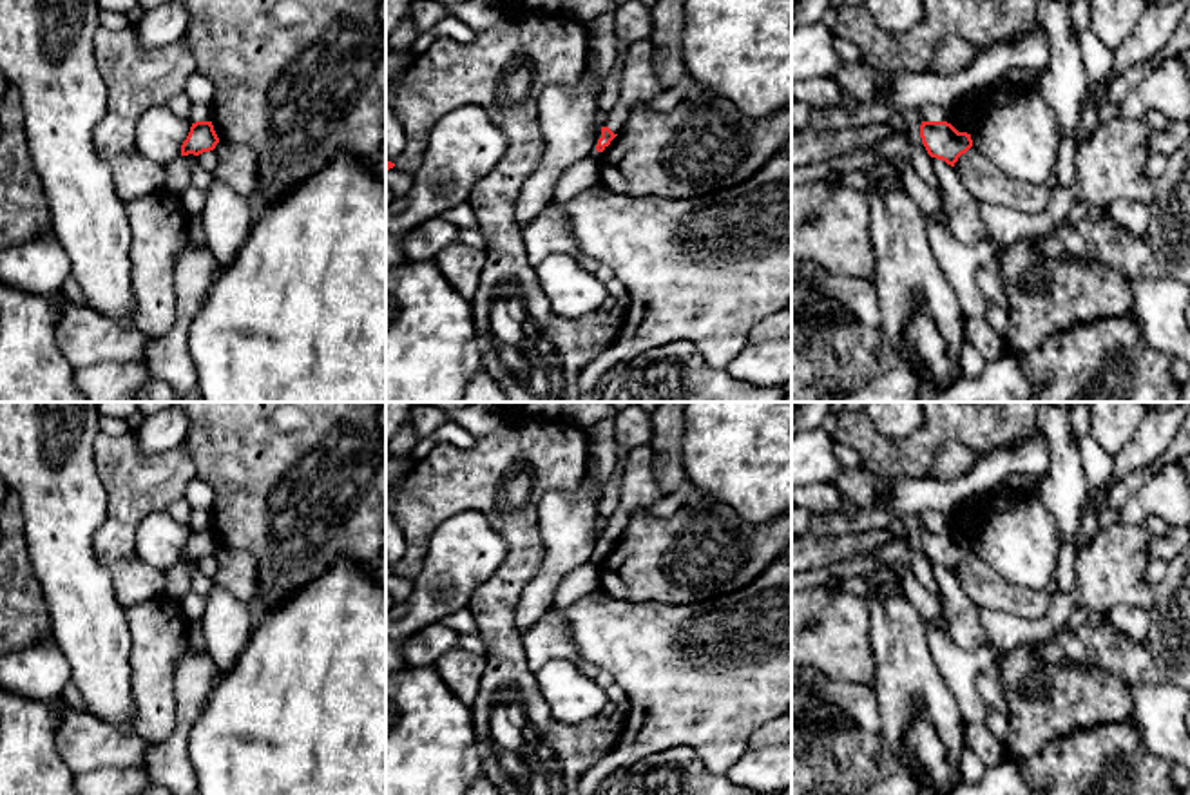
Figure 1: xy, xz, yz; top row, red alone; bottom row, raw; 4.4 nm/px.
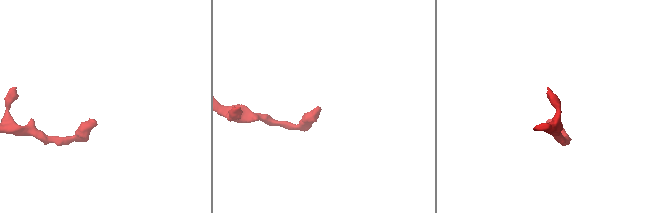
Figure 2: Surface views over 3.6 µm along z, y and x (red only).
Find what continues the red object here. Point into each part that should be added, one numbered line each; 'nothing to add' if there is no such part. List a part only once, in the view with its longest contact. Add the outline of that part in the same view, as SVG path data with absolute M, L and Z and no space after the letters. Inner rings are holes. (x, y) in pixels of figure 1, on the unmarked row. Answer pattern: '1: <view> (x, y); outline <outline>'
nothing to add

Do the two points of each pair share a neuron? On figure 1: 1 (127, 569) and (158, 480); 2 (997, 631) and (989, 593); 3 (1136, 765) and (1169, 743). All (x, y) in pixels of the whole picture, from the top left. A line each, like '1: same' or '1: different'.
1: same
2: different
3: different

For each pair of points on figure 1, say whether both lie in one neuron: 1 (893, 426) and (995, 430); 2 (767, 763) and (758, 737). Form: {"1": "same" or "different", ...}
{"1": "different", "2": "different"}

